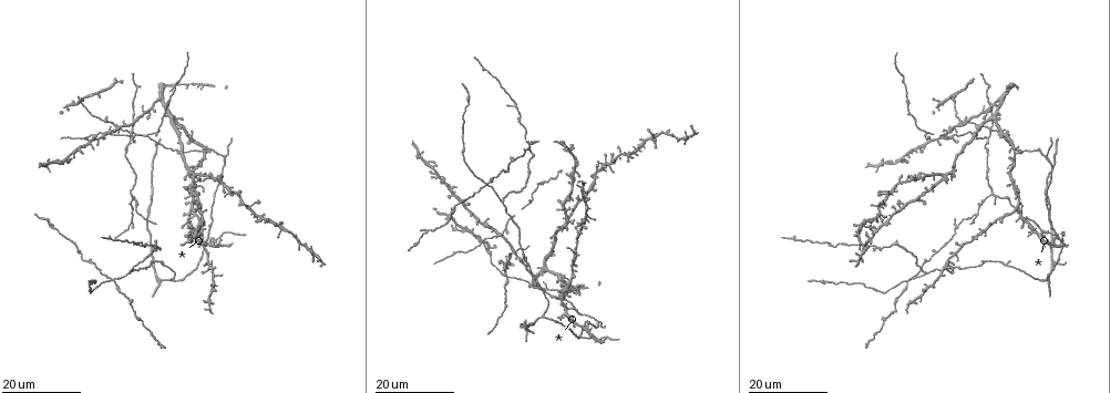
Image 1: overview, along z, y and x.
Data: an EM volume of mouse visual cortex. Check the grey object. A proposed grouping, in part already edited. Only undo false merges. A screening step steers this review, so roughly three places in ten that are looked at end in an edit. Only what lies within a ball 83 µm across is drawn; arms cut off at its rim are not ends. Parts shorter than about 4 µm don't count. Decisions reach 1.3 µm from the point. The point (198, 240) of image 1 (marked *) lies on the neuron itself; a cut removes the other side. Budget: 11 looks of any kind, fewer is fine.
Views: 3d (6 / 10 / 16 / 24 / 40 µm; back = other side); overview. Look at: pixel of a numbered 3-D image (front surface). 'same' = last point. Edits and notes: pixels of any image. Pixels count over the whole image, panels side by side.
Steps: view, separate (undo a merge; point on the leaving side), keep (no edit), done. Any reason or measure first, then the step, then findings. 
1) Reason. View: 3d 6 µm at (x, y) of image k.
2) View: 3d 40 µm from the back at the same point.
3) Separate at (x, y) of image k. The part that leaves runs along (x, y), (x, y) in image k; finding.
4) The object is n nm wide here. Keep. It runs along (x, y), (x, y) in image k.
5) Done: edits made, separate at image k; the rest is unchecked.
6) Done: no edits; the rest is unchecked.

Three-way junction. View: 3d 16 µm at (165, 265) of image 1.

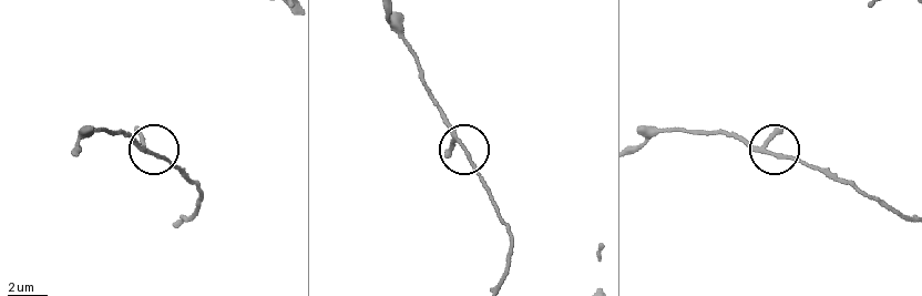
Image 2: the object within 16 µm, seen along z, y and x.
Closer look. View: 3d 10 µm at (464, 149) of image 2.

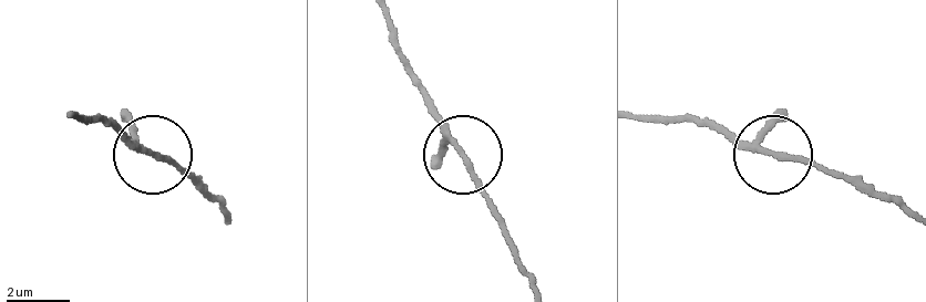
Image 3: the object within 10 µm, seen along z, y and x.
Keep. It runs along (533, 288), (489, 193), (424, 101) in image 3; continuous, no second neuron.

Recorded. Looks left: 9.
View: 3d 24 µm at (182, 79) of image 1.

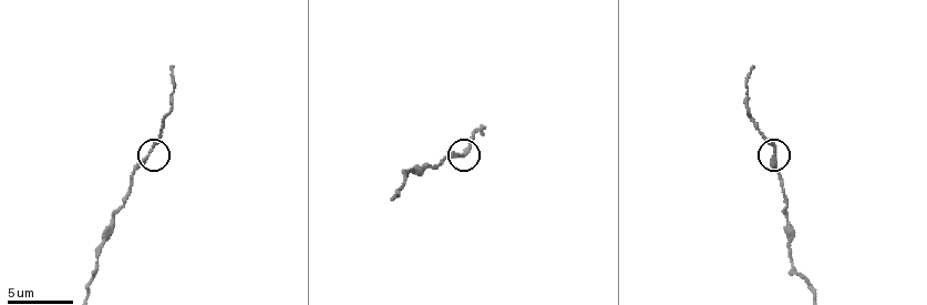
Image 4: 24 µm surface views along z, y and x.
Closer look. View: 3d 6 µm at (458, 156) of image 4.

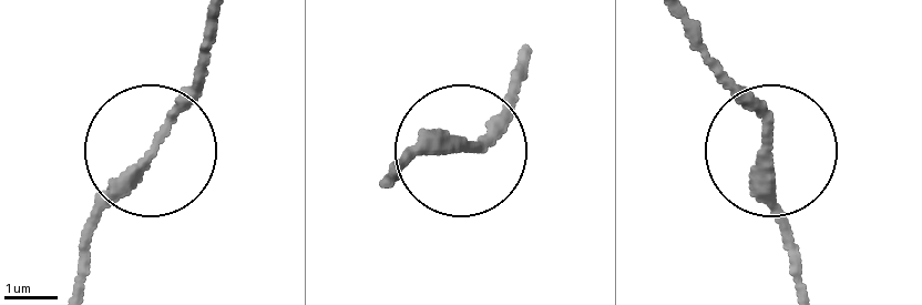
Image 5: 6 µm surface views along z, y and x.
Keep. It runs along (387, 182), (422, 152), (467, 148), (510, 85) in image 5; all the same neuron.

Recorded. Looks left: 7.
Arms part here. View: 3d 24 µm at (496, 236) of image 1.

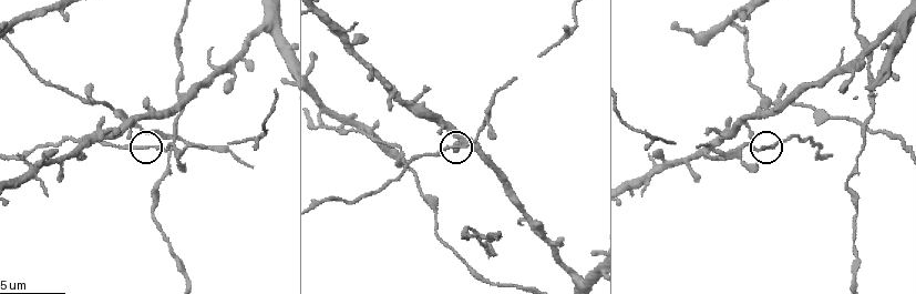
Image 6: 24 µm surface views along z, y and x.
Closer look. View: 3d 10 µm at (448, 148) of image 6.

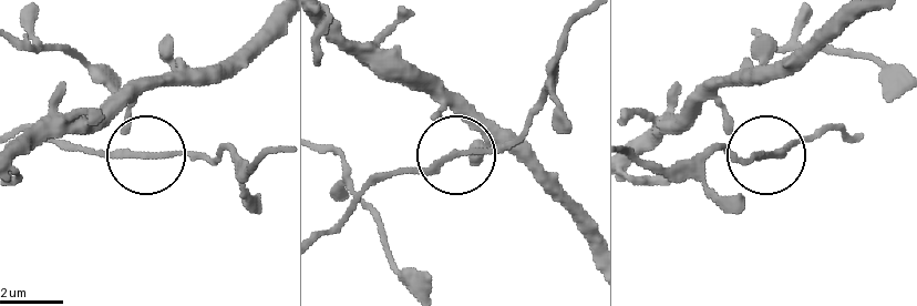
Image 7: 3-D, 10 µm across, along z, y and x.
3 arms meet here. Keep. It runs along (265, 20), (138, 99), (143, 155), (61, 146) in image 7; all the same neuron.

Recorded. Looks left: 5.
View: 3d 10 µm at (575, 271) of image 6.

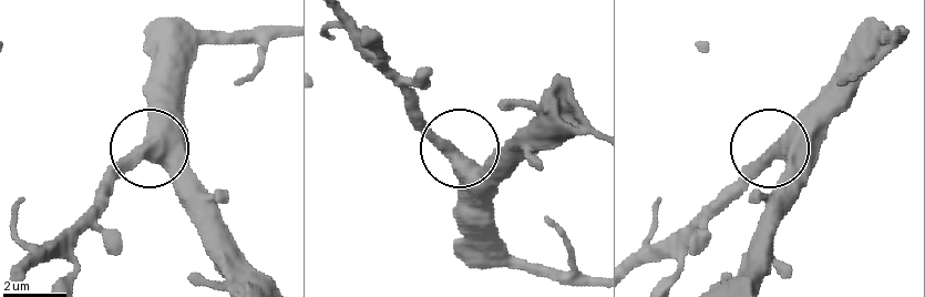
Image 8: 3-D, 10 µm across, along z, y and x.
Keep. It runs along (265, 279), (217, 215), (153, 152), (162, 104), (174, 83) in image 8; continuous, no second neuron.

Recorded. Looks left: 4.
View: 3d 24 µm at (993, 115) of image 1.

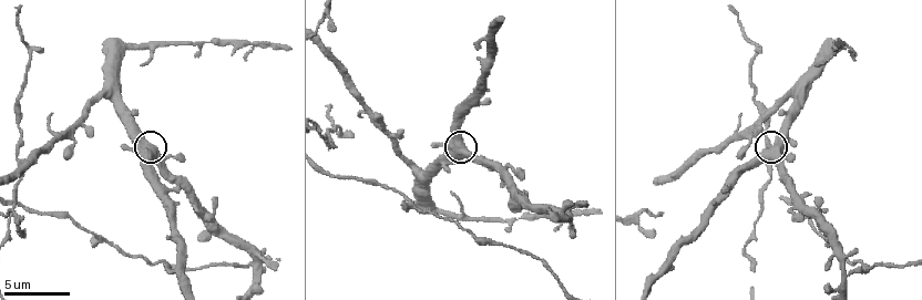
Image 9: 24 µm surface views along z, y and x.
Zoom in. View: 3d 6 µm at (154, 151) of image 9.

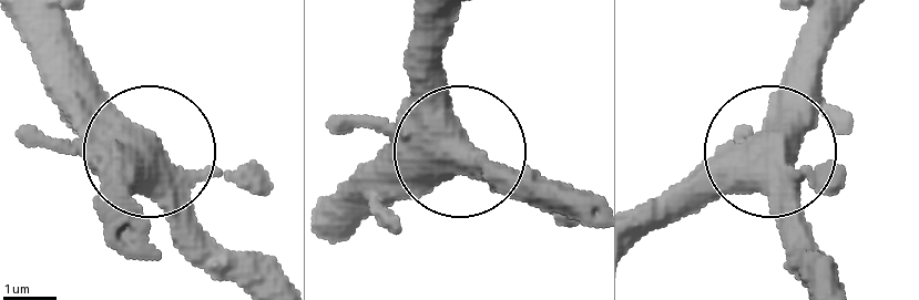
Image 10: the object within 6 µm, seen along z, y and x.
The object is 390 nm wide here. Keep. It runs along (835, 281), (774, 136), (786, 61) in image 10; all the same neuron.

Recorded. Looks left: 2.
Done: no edits; the rest is unchecked.

